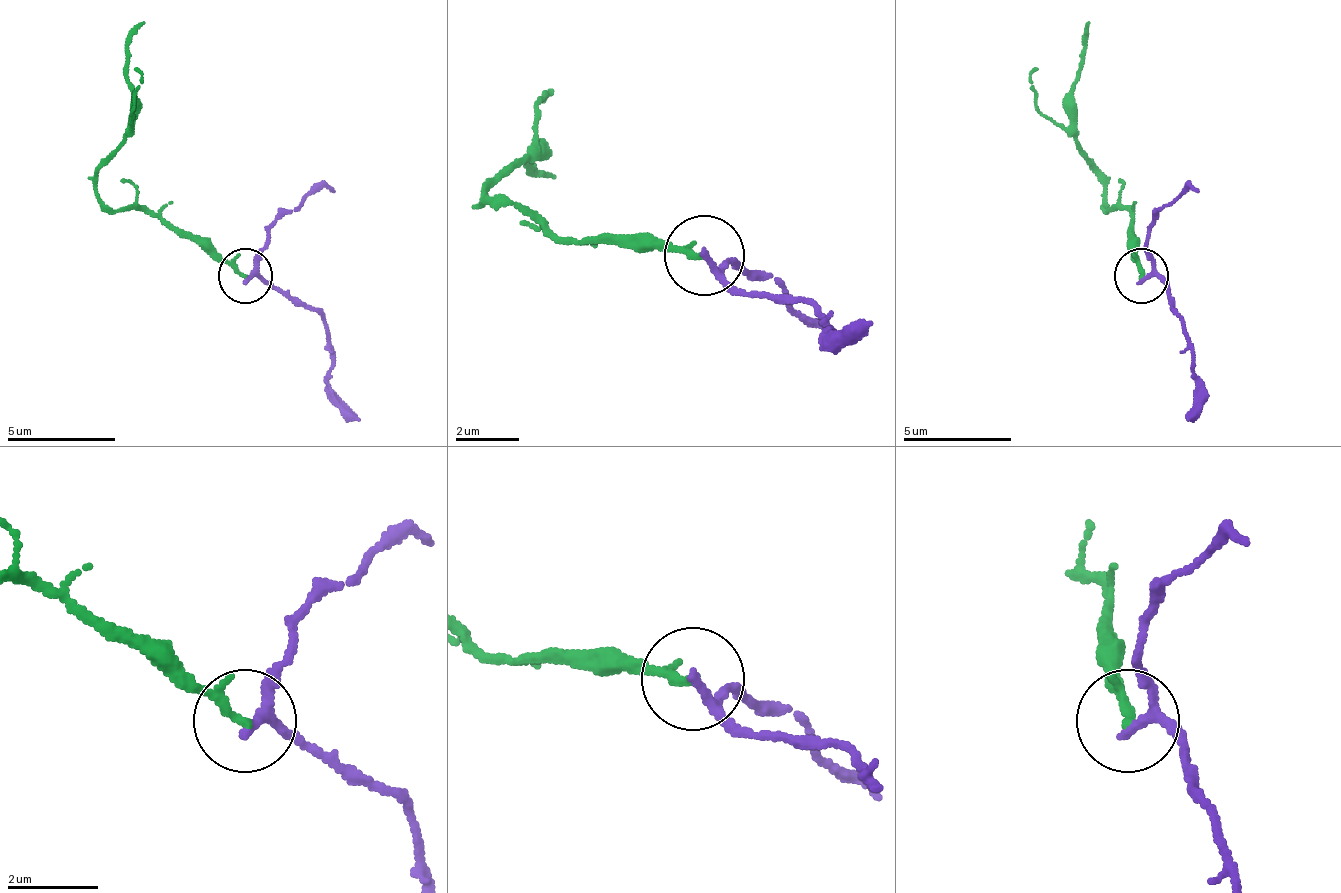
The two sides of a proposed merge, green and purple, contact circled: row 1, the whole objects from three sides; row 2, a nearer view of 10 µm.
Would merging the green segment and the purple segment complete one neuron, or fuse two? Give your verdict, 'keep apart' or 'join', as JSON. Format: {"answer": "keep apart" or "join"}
{"answer": "keep apart"}

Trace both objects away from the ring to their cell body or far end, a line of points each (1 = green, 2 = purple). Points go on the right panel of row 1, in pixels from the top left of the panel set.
1: (1143, 274), (1132, 214), (1105, 209), (1099, 165), (1072, 138), (1083, 40), (1088, 24)
2: (1143, 274), (1164, 285), (1170, 307), (1186, 323), (1197, 394), (1186, 421)

